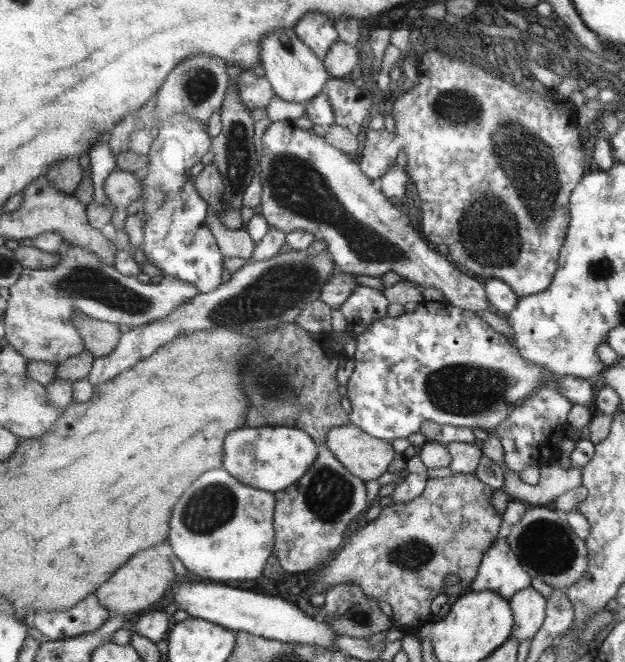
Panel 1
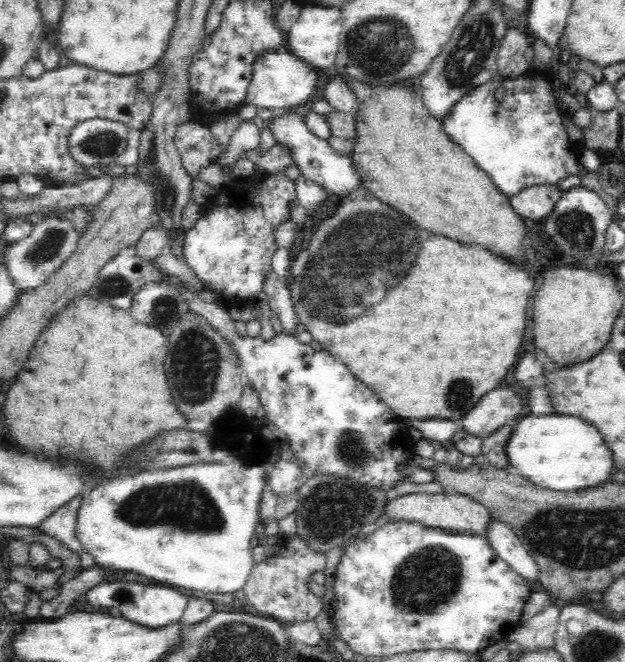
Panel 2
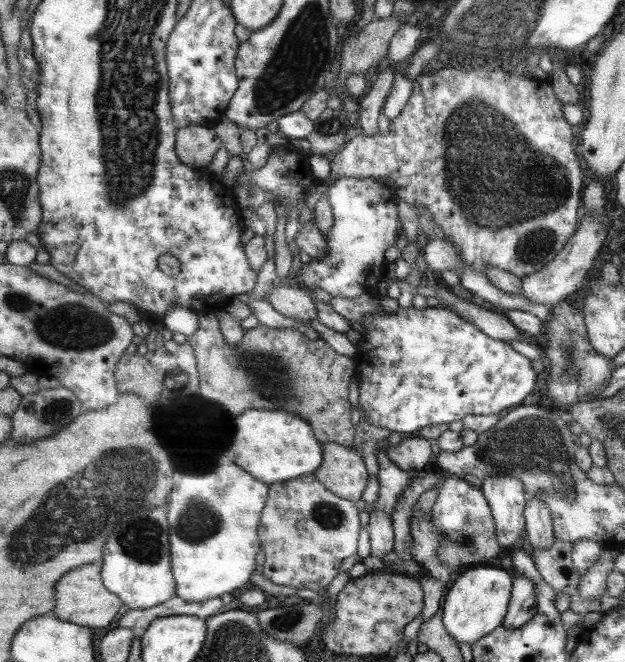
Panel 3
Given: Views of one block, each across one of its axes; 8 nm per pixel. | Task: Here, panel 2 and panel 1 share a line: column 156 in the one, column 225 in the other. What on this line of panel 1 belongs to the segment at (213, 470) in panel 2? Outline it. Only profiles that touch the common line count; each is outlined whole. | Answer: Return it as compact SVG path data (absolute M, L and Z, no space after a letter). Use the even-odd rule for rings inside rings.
M223 468L207 470L203 478L195 478L195 482L187 486L187 494L183 494L183 498L175 502L175 510L171 510L171 528L166 539L172 554L187 572L213 582L259 578L274 548L273 497L263 490L255 490L237 482Z

